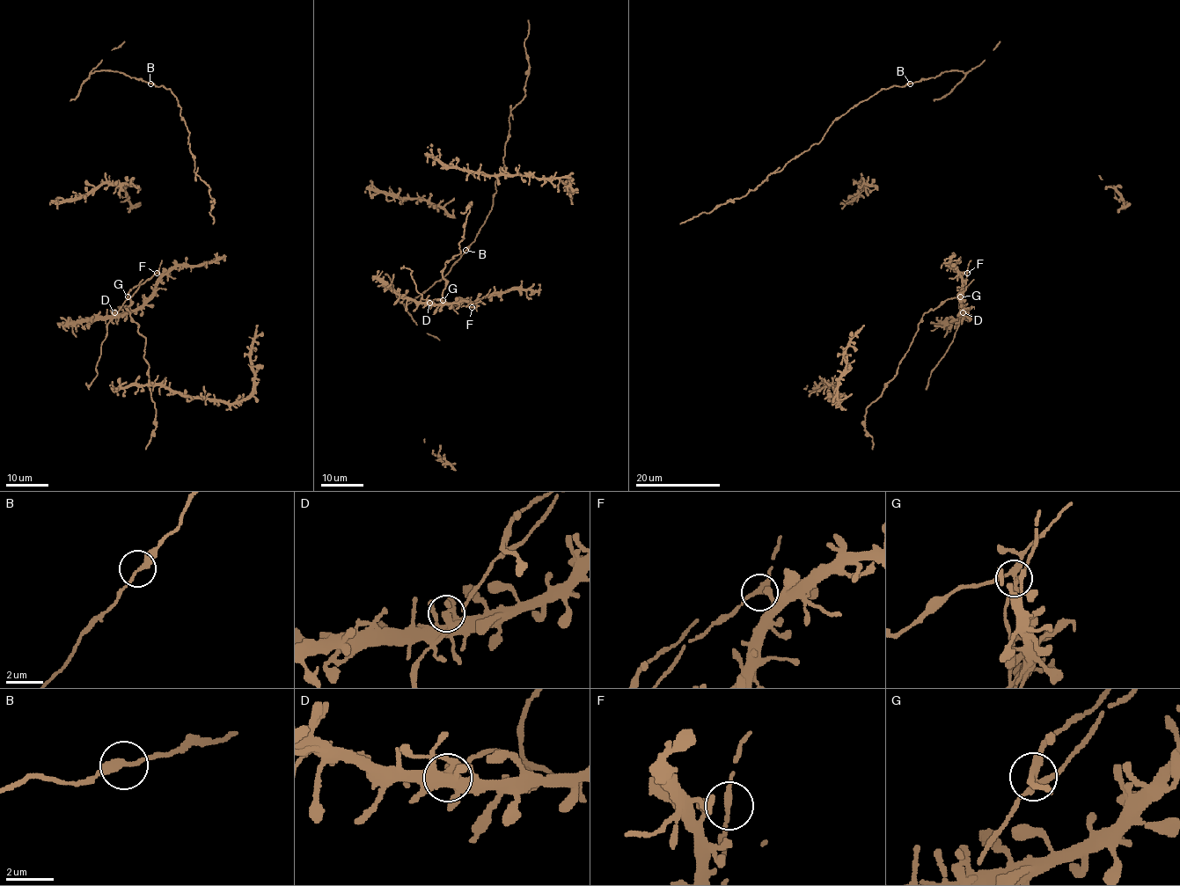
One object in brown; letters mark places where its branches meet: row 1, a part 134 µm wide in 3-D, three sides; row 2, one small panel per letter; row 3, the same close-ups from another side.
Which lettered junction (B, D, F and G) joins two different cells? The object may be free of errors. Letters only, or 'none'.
G

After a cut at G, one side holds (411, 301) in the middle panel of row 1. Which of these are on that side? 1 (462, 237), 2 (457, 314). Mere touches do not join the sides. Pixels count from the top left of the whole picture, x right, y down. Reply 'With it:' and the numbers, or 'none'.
With it: none

